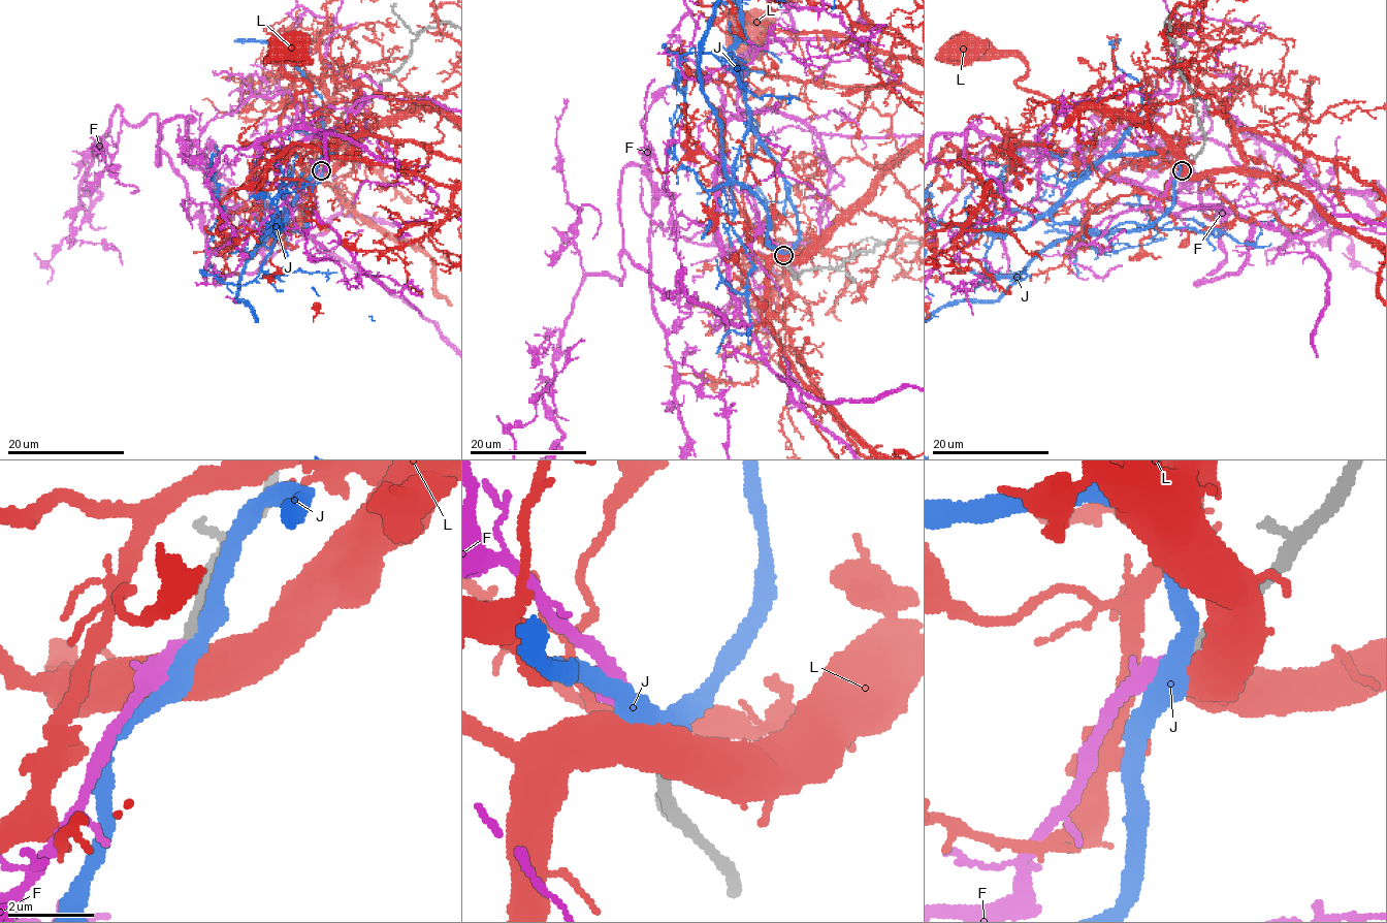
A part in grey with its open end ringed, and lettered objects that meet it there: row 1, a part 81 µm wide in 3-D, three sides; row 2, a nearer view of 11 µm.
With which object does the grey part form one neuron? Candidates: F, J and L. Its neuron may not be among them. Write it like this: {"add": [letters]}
{"add": ["F"]}

